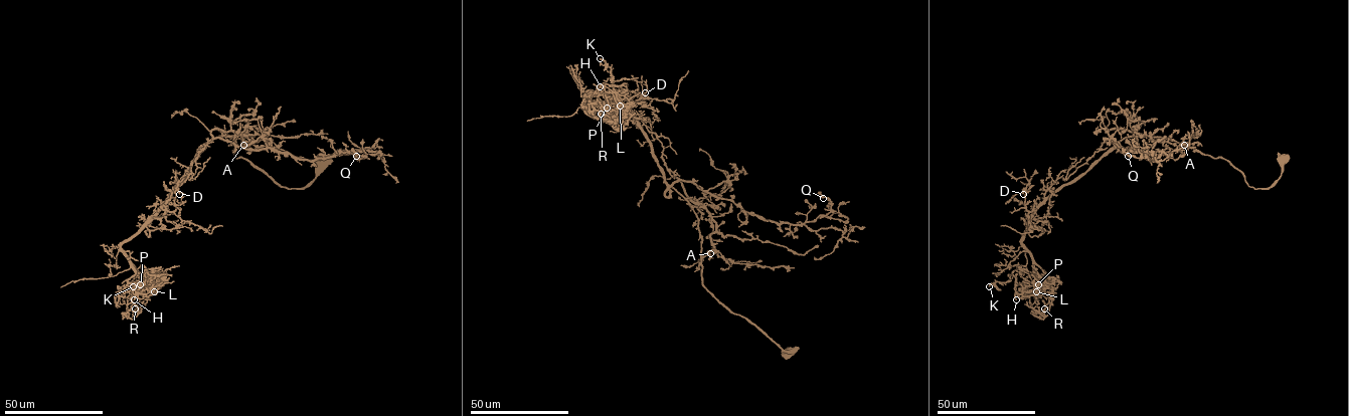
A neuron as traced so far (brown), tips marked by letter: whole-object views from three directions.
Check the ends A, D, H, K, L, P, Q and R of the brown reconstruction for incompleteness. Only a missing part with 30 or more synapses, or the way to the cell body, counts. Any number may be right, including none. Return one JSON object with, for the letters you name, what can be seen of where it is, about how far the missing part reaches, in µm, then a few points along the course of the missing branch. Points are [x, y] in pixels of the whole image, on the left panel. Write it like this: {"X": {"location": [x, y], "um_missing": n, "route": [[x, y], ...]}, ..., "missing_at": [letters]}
{"H": {"location": [134, 299], "um_missing": 15}, "P": {"location": [140, 284], "um_missing": 8}, "R": {"location": [135, 308], "um_missing": 20, "route": [[135, 308], [138, 293], [134, 291], [130, 297]]}, "missing_at": ["H", "P", "R"]}

